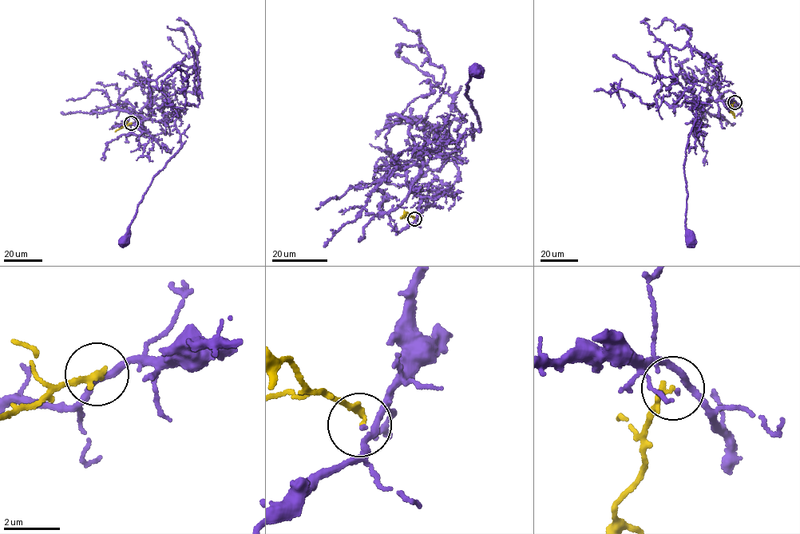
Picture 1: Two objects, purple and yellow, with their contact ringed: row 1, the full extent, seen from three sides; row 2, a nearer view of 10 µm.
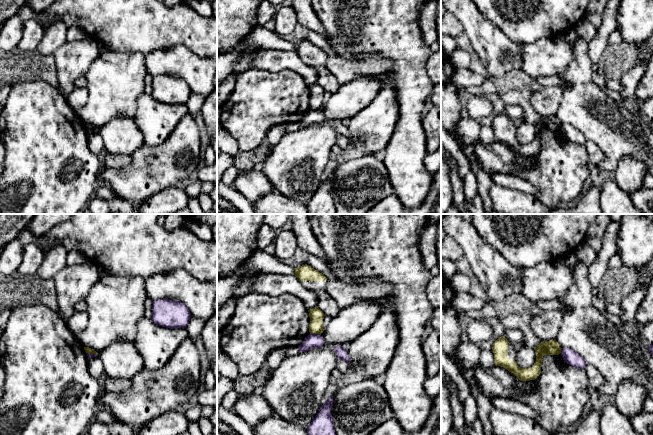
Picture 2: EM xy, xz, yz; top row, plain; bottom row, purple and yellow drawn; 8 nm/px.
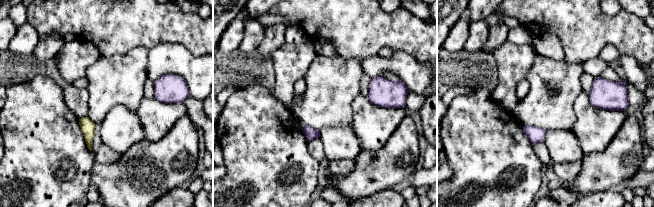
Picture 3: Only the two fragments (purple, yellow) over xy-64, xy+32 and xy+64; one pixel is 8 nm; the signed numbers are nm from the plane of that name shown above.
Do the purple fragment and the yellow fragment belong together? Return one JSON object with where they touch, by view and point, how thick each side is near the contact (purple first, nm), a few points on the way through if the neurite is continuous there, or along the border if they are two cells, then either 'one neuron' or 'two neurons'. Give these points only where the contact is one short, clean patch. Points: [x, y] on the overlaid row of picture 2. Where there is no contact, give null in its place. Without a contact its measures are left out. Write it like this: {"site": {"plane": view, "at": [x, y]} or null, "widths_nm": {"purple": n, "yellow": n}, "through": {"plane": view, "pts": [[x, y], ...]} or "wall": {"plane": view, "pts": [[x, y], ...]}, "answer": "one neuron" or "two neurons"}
{"site": {"plane": "xz", "at": [315, 334]}, "widths_nm": {"purple": 110, "yellow": 110}, "wall": {"plane": "xz", "pts": [[310, 333], [320, 334]]}, "answer": "two neurons"}

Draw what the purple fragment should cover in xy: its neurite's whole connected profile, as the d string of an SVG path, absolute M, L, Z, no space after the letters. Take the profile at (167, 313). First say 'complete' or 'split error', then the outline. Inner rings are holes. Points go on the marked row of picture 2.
complete; M163 298L153 301L151 321L156 325L170 328L186 328L191 313L181 301Z

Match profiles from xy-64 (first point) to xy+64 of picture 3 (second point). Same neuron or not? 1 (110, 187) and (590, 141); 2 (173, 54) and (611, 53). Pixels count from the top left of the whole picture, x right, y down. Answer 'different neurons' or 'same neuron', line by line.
1: different neurons
2: different neurons

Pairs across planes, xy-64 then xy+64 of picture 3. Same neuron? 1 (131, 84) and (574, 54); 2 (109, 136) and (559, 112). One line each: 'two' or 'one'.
1: two
2: two

